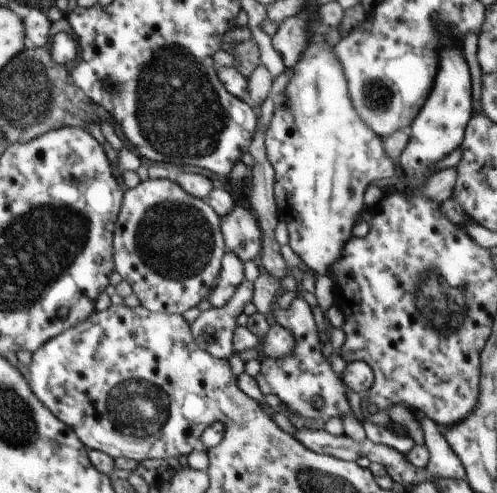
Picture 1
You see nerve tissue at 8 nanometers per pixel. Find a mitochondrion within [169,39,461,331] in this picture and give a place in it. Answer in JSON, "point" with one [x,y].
{"point":[382,102]}

